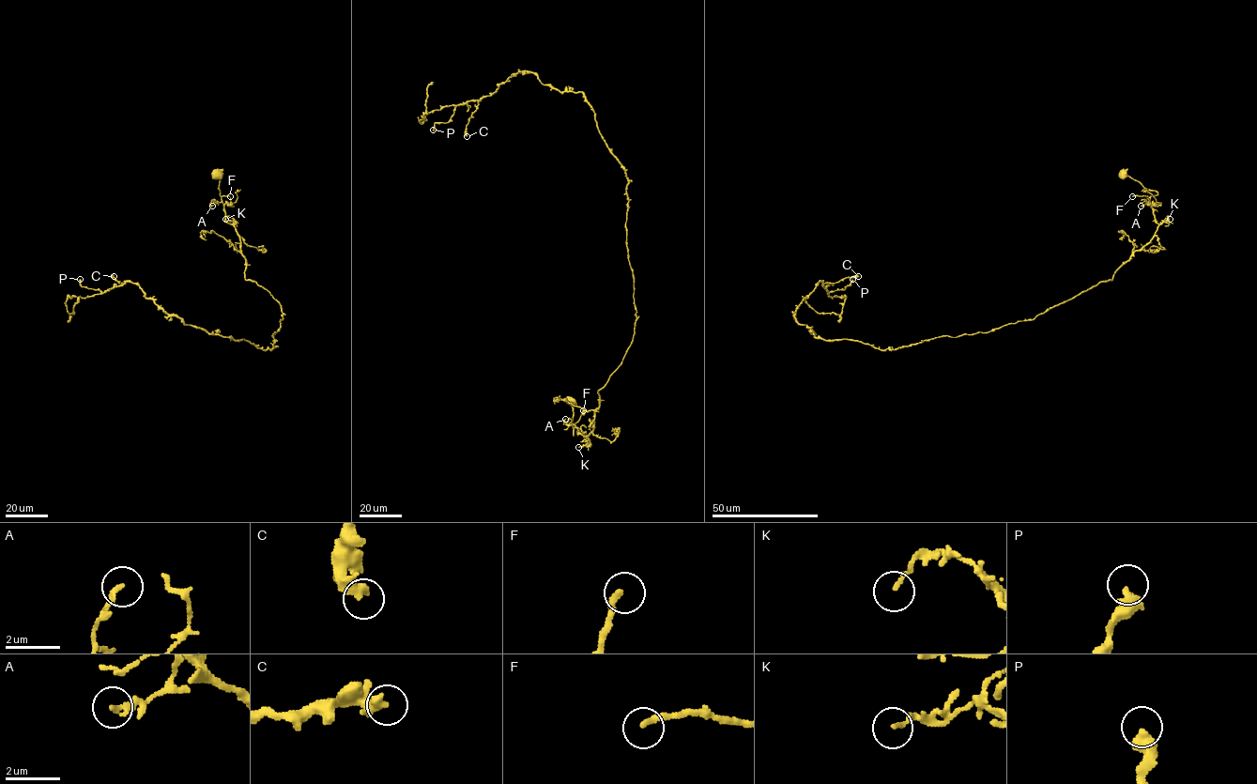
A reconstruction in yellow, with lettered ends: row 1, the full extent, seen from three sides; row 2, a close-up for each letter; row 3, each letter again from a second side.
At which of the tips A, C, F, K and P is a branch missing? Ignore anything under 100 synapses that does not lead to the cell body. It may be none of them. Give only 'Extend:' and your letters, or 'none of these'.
Extend: none of these

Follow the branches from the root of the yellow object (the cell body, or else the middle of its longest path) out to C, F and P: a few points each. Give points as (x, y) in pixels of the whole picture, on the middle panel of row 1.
C: (570, 400), (573, 436), (587, 436), (635, 334), (625, 169), (584, 95), (532, 72), (482, 97), (467, 136)
F: (570, 400), (573, 436), (574, 424), (583, 410)
P: (570, 400), (573, 436), (587, 436), (635, 334), (624, 168), (584, 95), (532, 72), (457, 104), (433, 130)

